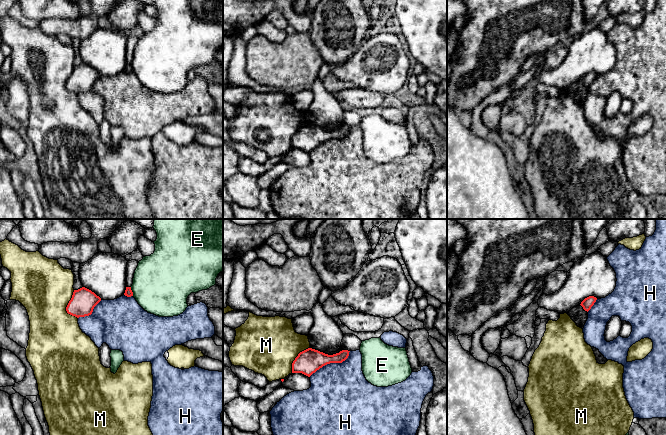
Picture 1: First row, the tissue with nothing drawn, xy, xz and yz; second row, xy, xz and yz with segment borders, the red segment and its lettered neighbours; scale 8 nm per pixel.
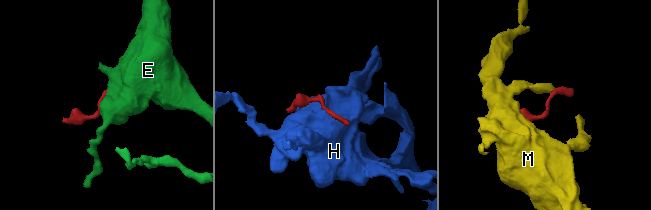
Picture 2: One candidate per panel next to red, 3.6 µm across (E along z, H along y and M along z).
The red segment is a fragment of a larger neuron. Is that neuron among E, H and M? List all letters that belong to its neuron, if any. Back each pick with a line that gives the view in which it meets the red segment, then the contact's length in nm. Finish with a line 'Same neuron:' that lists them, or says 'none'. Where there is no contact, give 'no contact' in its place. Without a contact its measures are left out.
Same neuron: none

